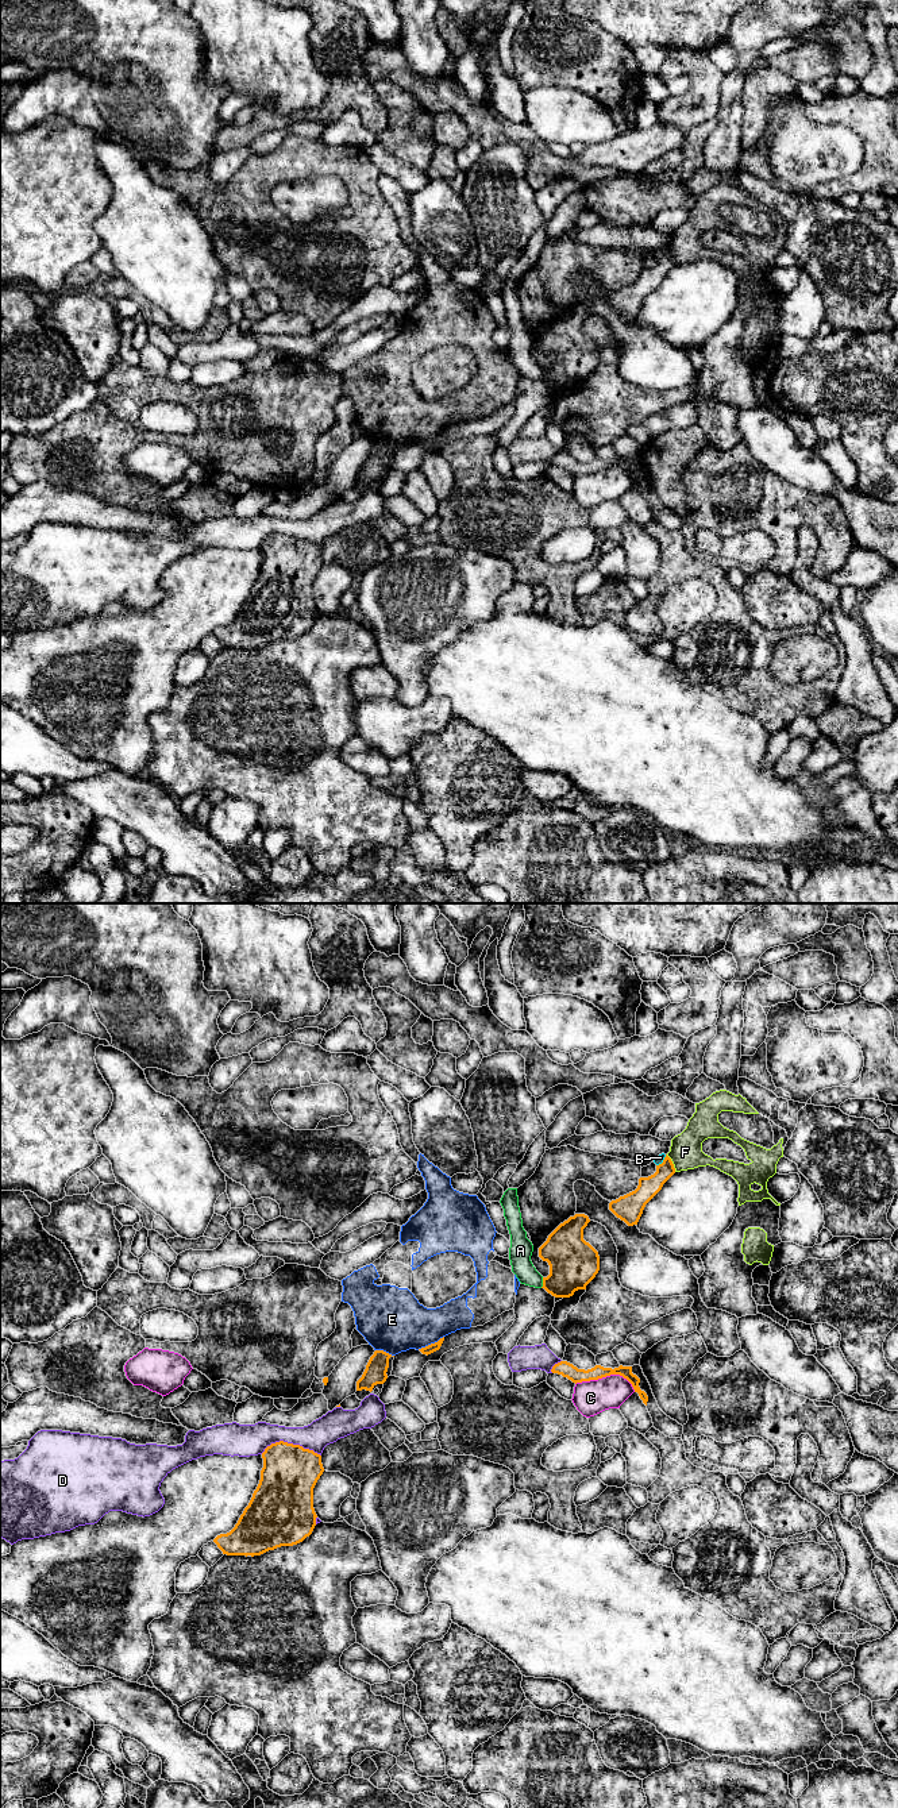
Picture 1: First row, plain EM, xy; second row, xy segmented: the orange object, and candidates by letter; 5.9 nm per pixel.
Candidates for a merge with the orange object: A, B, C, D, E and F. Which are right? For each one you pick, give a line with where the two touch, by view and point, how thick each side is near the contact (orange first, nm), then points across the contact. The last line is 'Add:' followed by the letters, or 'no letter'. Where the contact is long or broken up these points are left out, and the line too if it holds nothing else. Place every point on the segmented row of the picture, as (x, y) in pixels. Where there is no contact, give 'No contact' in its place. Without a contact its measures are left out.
Add: no letter

